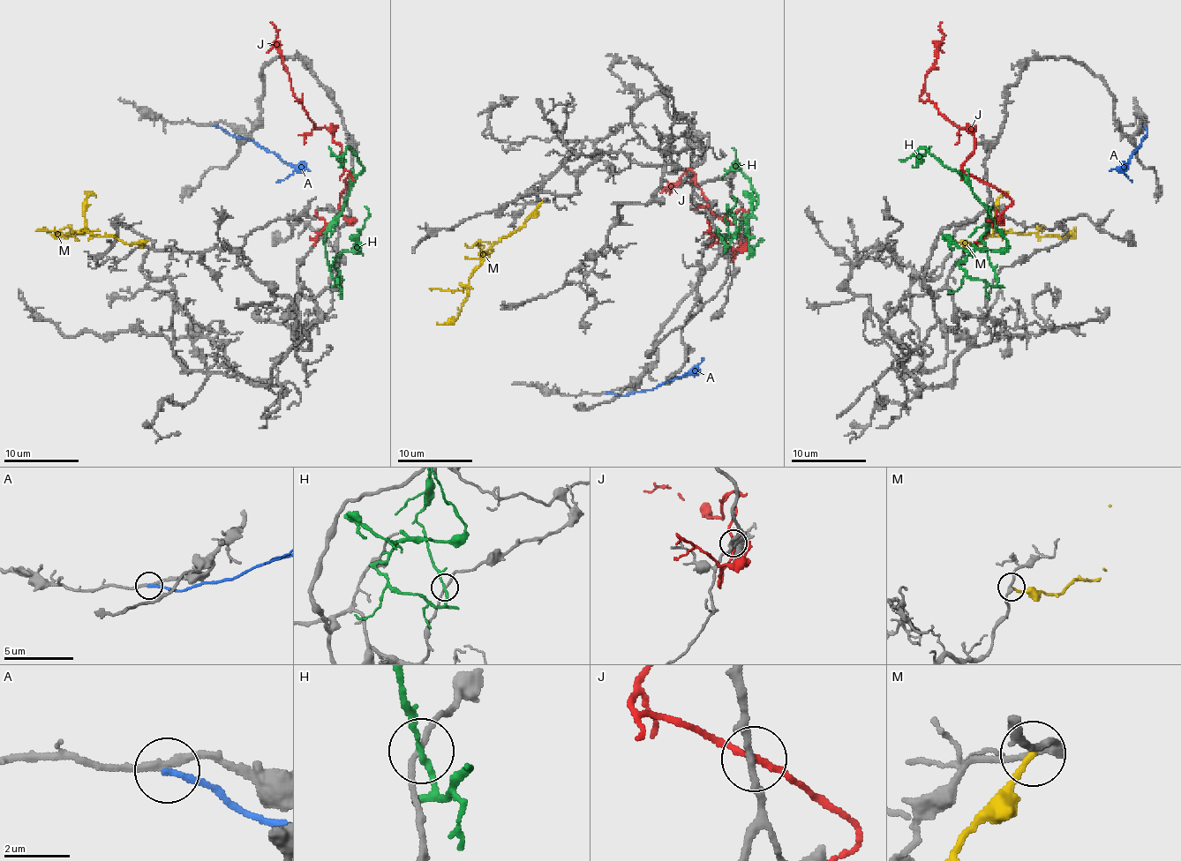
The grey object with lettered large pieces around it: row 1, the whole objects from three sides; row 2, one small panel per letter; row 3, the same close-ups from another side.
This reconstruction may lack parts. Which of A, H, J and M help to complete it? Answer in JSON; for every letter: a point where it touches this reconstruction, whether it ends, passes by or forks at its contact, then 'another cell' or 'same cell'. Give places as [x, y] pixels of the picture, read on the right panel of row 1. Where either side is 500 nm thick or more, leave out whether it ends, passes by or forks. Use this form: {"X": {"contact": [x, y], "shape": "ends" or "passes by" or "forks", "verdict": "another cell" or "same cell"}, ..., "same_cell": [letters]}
{"A": {"contact": [1144, 125], "shape": "ends", "verdict": "another cell"}, "H": {"contact": [996, 275], "shape": "passes by", "verdict": "another cell"}, "J": {"contact": [989, 184], "shape": "passes by", "verdict": "same cell"}, "M": {"contact": [952, 239], "shape": "ends", "verdict": "another cell"}, "same_cell": ["J"]}

